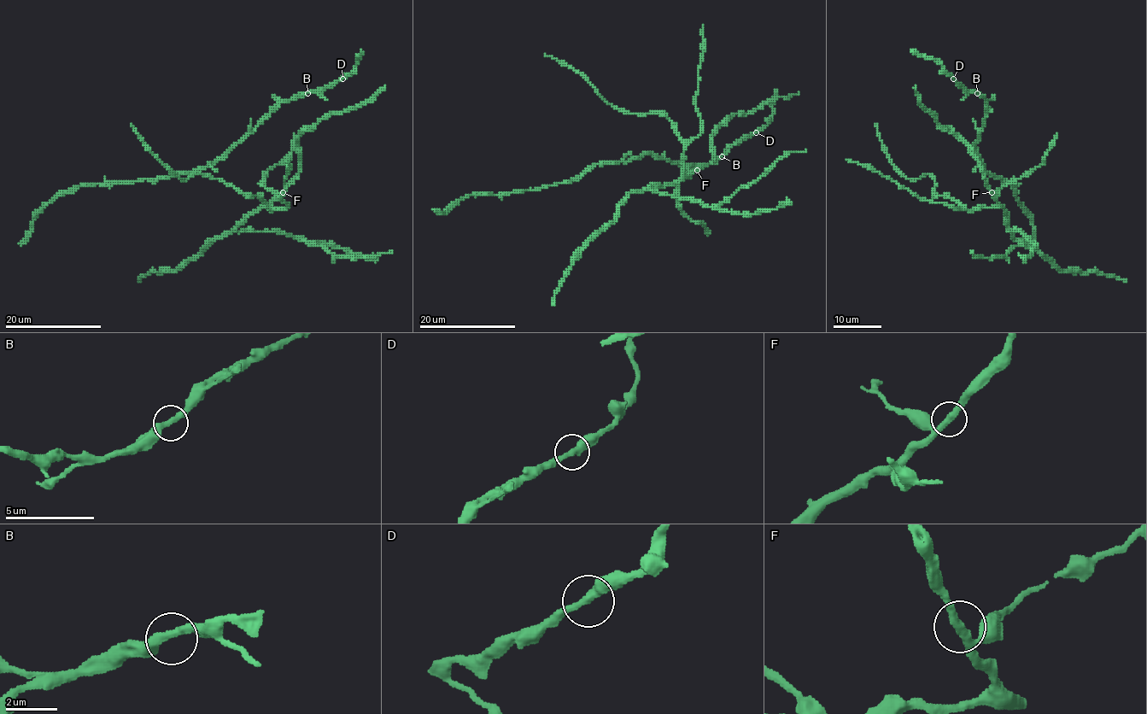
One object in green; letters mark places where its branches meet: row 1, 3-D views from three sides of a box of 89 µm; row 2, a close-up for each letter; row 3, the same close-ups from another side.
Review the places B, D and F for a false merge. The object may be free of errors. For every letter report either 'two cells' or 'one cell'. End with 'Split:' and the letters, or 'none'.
B: one cell
D: one cell
F: one cell
Split: none

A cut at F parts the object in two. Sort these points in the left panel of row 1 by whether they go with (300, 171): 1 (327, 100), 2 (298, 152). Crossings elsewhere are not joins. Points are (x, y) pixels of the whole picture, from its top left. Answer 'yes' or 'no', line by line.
1: no
2: yes

